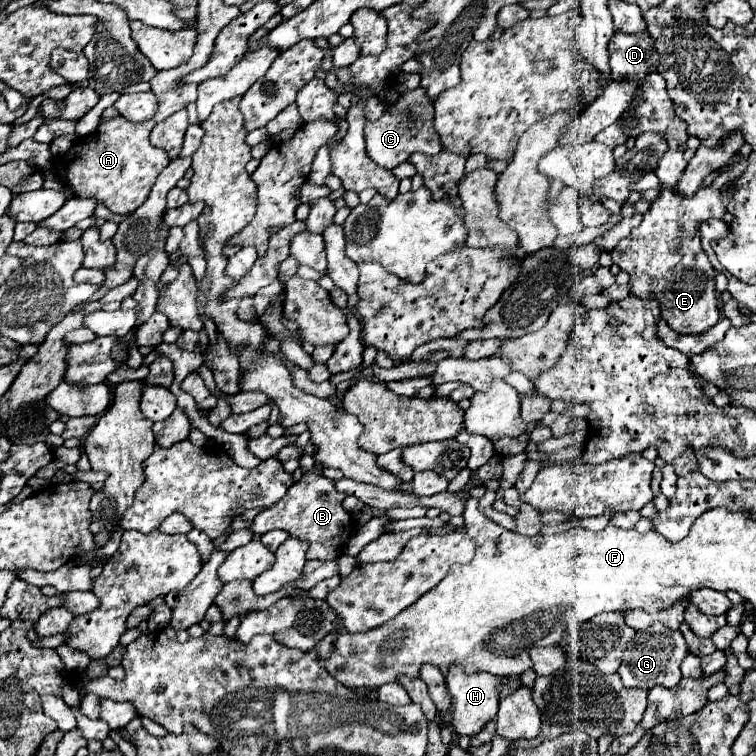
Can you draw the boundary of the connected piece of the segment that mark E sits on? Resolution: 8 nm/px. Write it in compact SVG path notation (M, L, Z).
M663 187L659 199L645 213L641 225L637 229L633 229L629 237L621 239L613 251L613 263L621 271L627 271L631 277L629 293L637 295L641 299L653 295L661 307L661 317L667 321L667 325L675 333L681 333L681 335L701 333L701 331L711 329L719 321L719 297L715 291L715 271L713 271L707 255L701 249L697 231L699 231L699 223L703 219L711 219L711 217L721 219L725 215L727 201L729 201L729 197L713 187L703 187L693 197L679 197L673 193L673 189Z

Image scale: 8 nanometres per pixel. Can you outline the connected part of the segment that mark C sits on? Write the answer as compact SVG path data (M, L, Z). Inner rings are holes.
M421 87L403 93L393 105L389 105L383 115L375 123L365 125L365 141L367 141L367 155L377 165L385 169L395 169L401 163L407 163L411 153L421 151L425 155L437 155L441 151L439 135L433 127L433 103L421 91Z

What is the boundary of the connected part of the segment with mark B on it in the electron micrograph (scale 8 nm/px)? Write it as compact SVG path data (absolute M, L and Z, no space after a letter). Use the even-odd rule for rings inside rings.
M315 463L309 473L305 473L297 483L289 487L287 495L281 501L271 505L269 509L263 509L253 519L251 531L263 535L269 529L285 529L289 535L303 535L303 539L311 541L307 559L331 561L339 557L343 543L347 543L347 539L353 535L353 519L341 505L347 495L341 495L341 491L335 489L335 481L323 477L321 471L321 463Z

